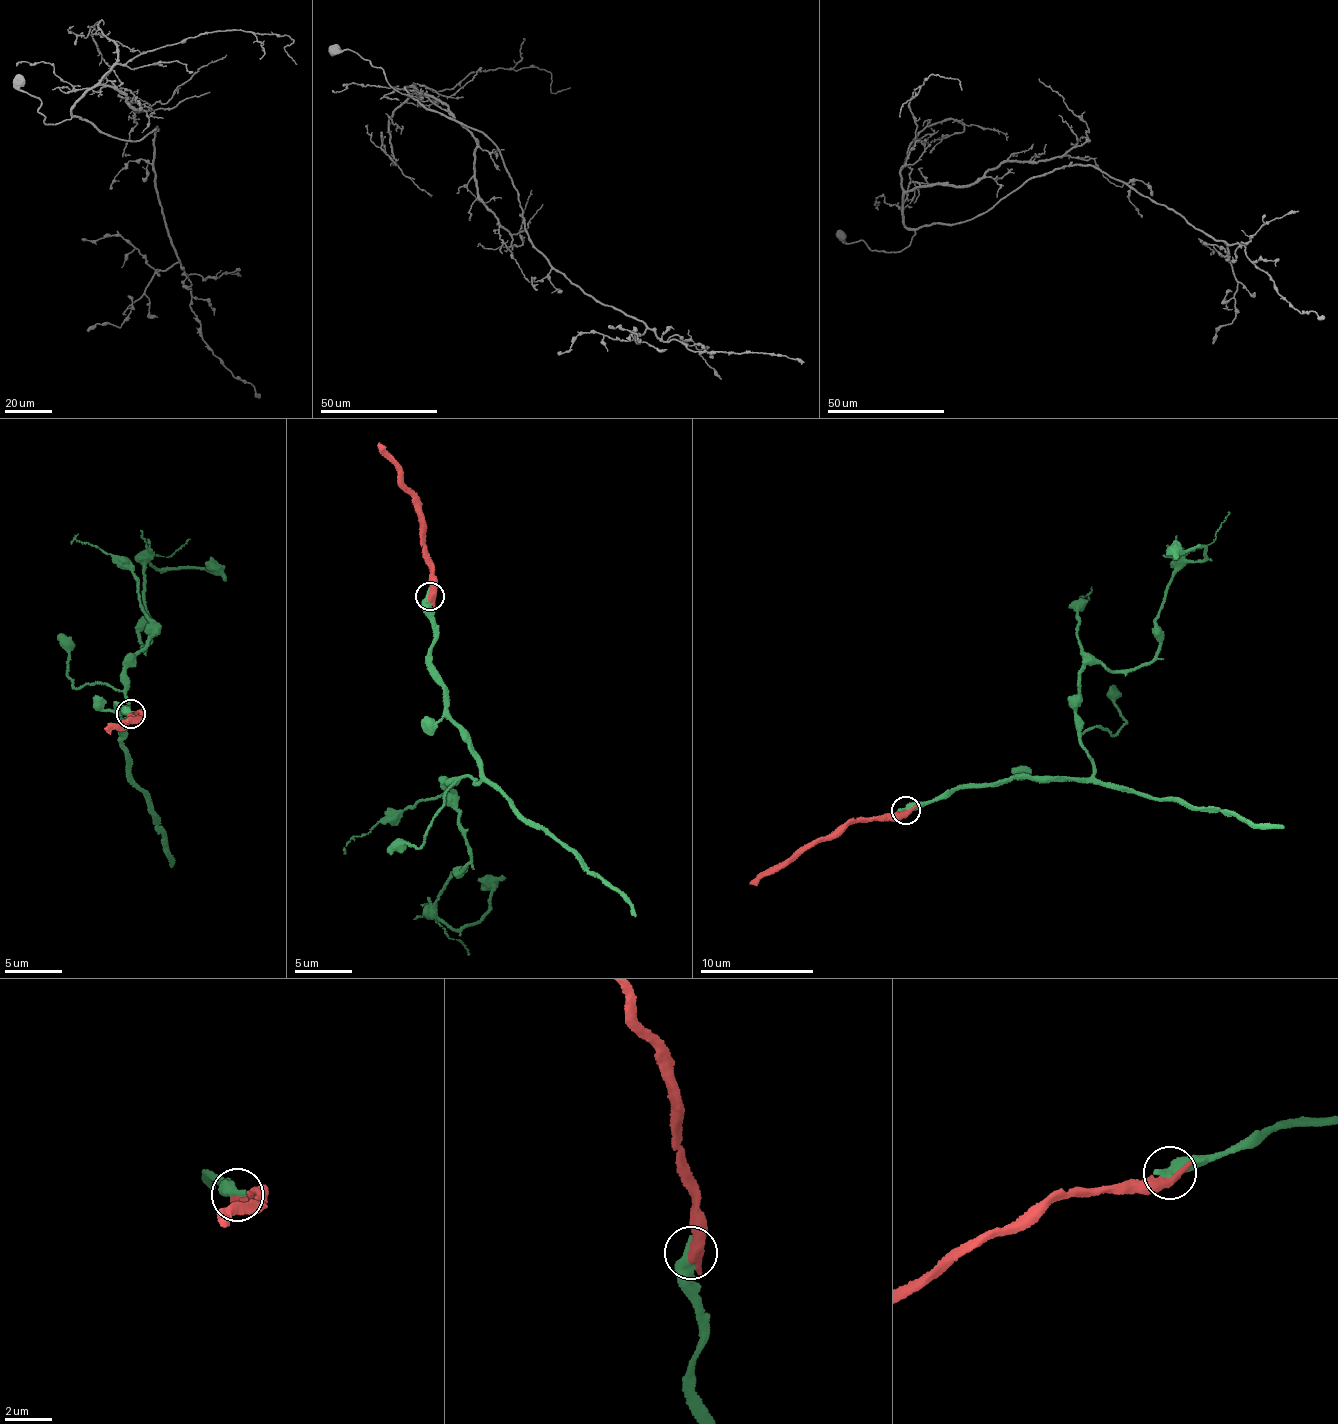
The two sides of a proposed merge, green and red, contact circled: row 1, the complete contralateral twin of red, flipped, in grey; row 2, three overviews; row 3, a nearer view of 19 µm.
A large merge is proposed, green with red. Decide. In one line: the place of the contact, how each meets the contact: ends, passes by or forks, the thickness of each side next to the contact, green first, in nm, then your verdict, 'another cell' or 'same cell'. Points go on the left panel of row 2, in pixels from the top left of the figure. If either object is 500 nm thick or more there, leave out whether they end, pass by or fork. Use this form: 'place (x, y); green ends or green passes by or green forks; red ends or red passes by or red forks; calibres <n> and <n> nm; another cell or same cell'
place (131, 714); calibres 550 and 550 nm; another cell

